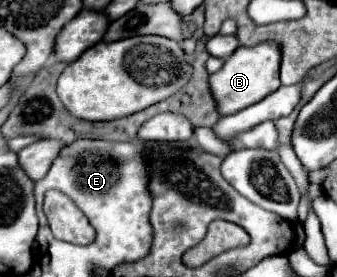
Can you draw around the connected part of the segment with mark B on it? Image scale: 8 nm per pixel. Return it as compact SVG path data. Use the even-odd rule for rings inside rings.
M275 40L269 42L261 42L255 46L239 46L223 64L223 68L215 74L211 74L209 84L211 84L211 92L217 100L217 108L223 116L227 114L235 114L259 100L263 100L267 94L275 92L281 84L279 84L279 60L281 60L281 52L279 52L279 44L275 44Z

